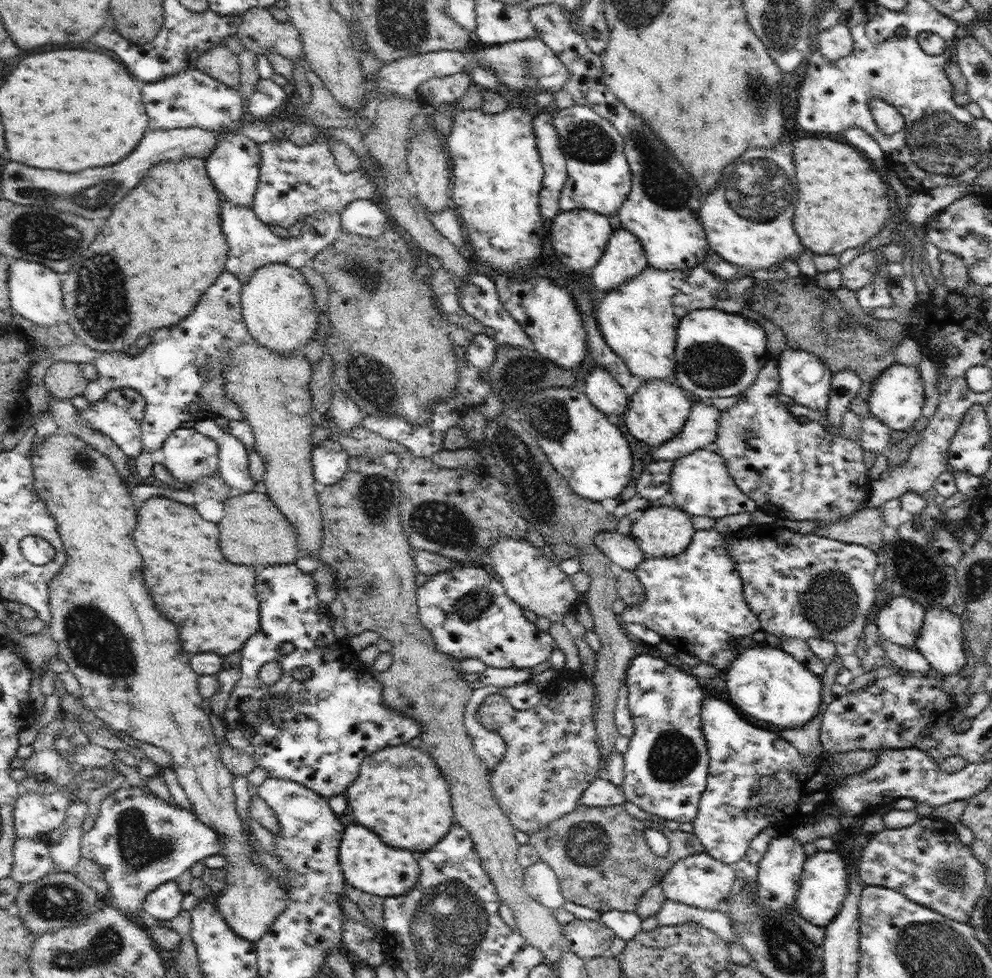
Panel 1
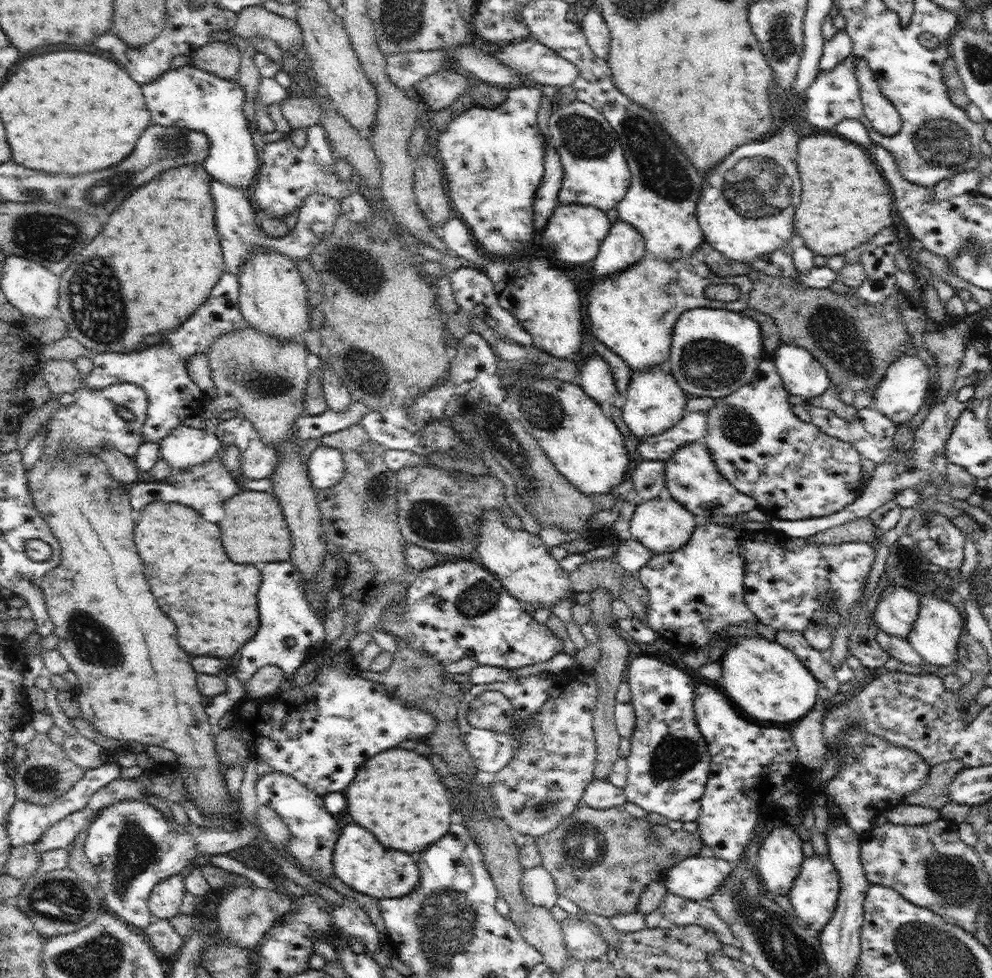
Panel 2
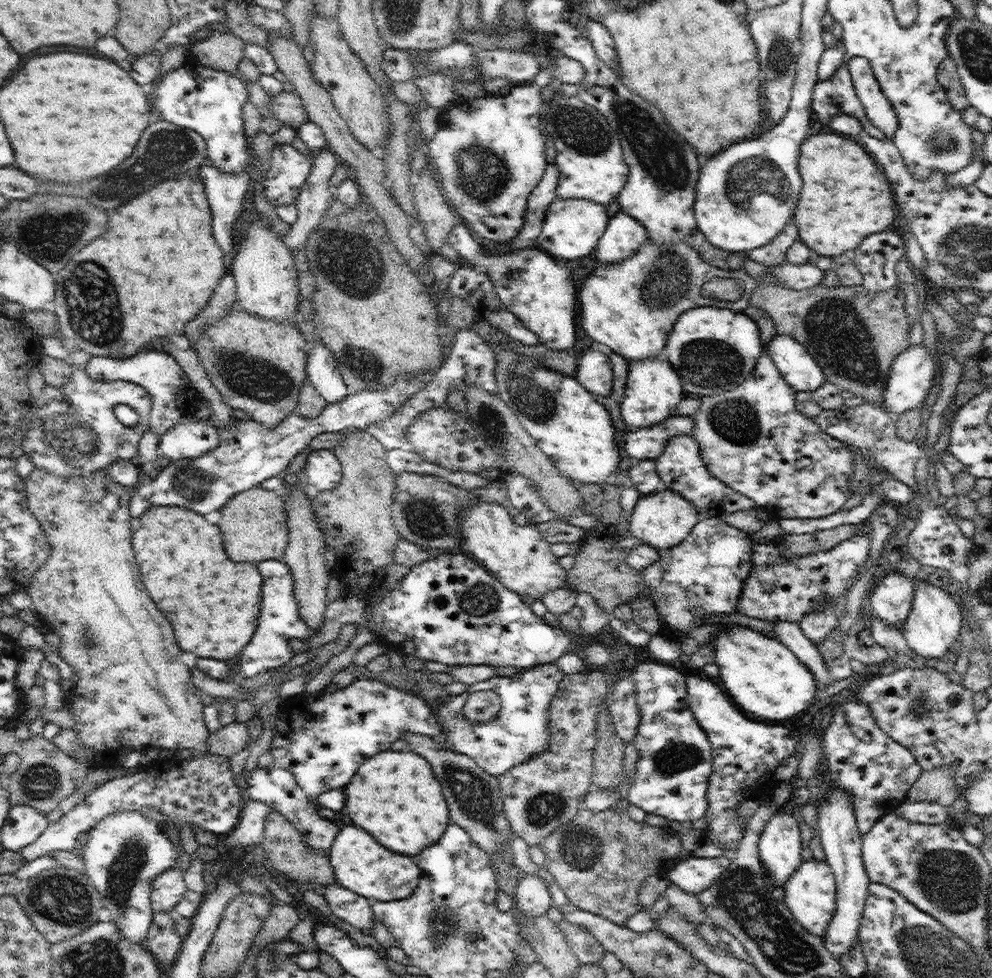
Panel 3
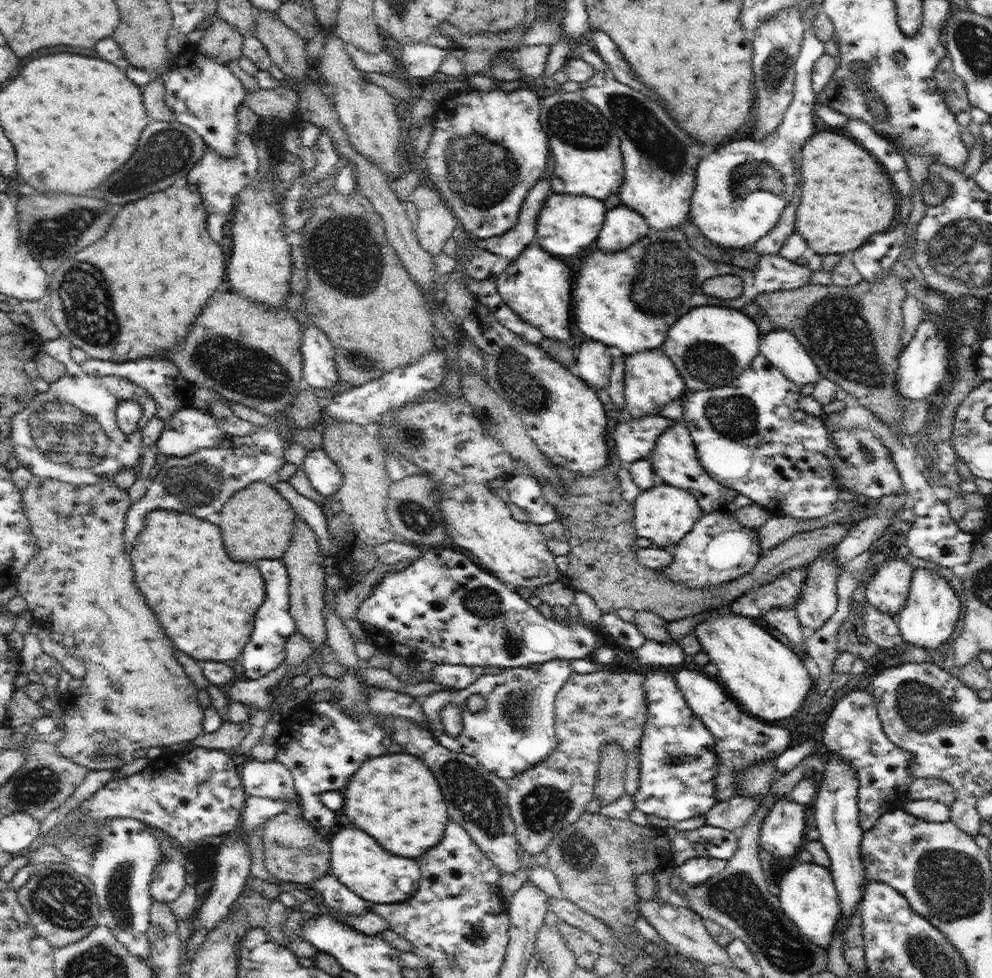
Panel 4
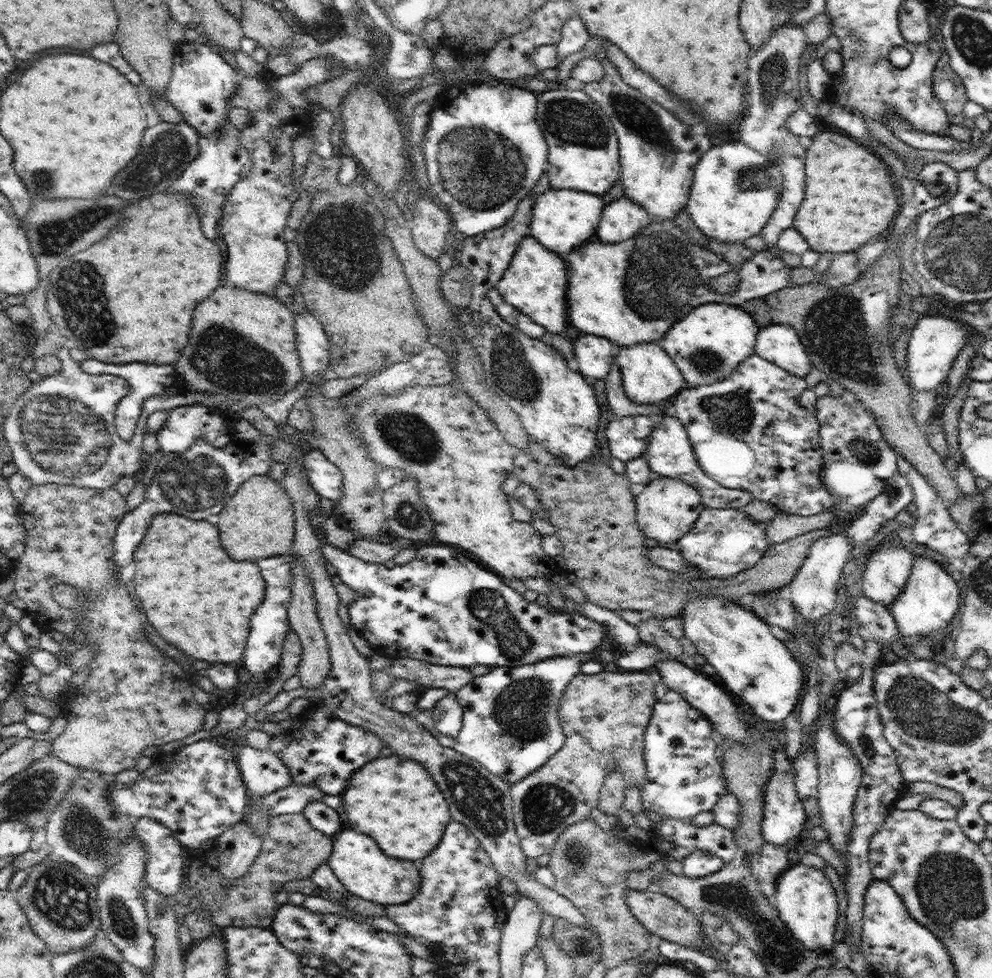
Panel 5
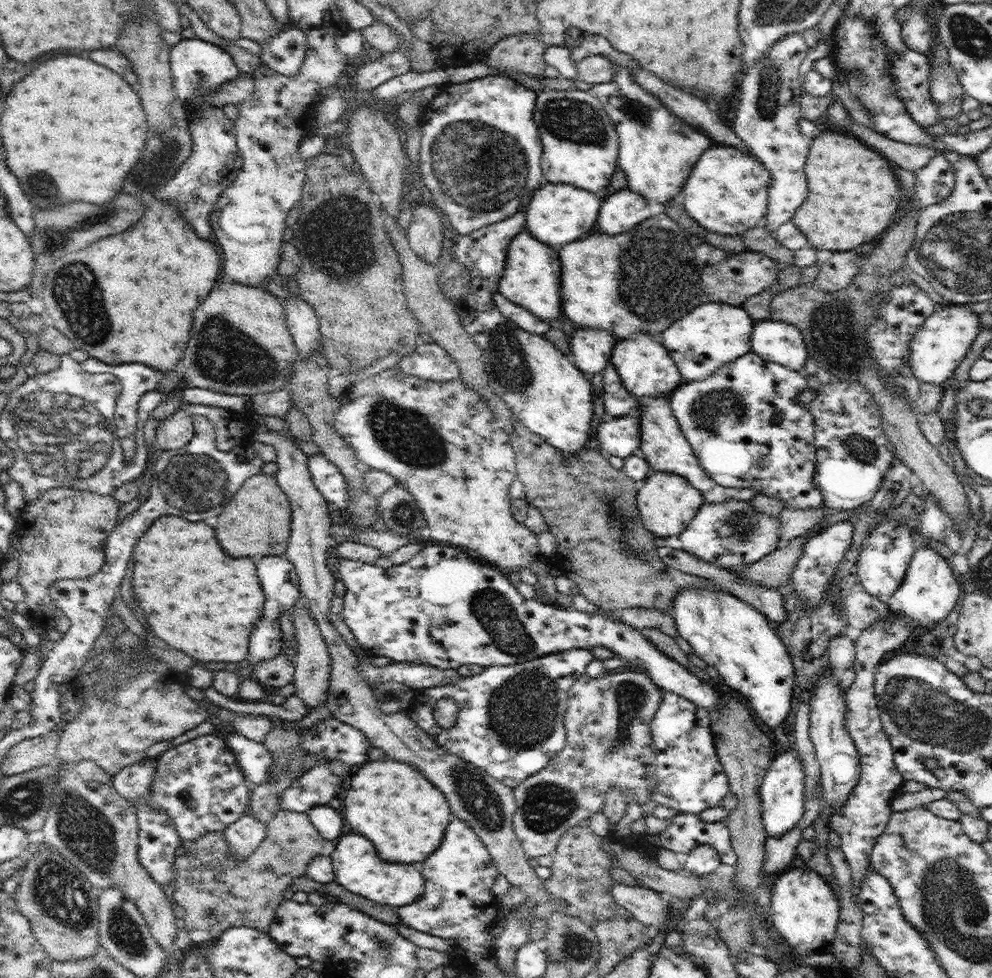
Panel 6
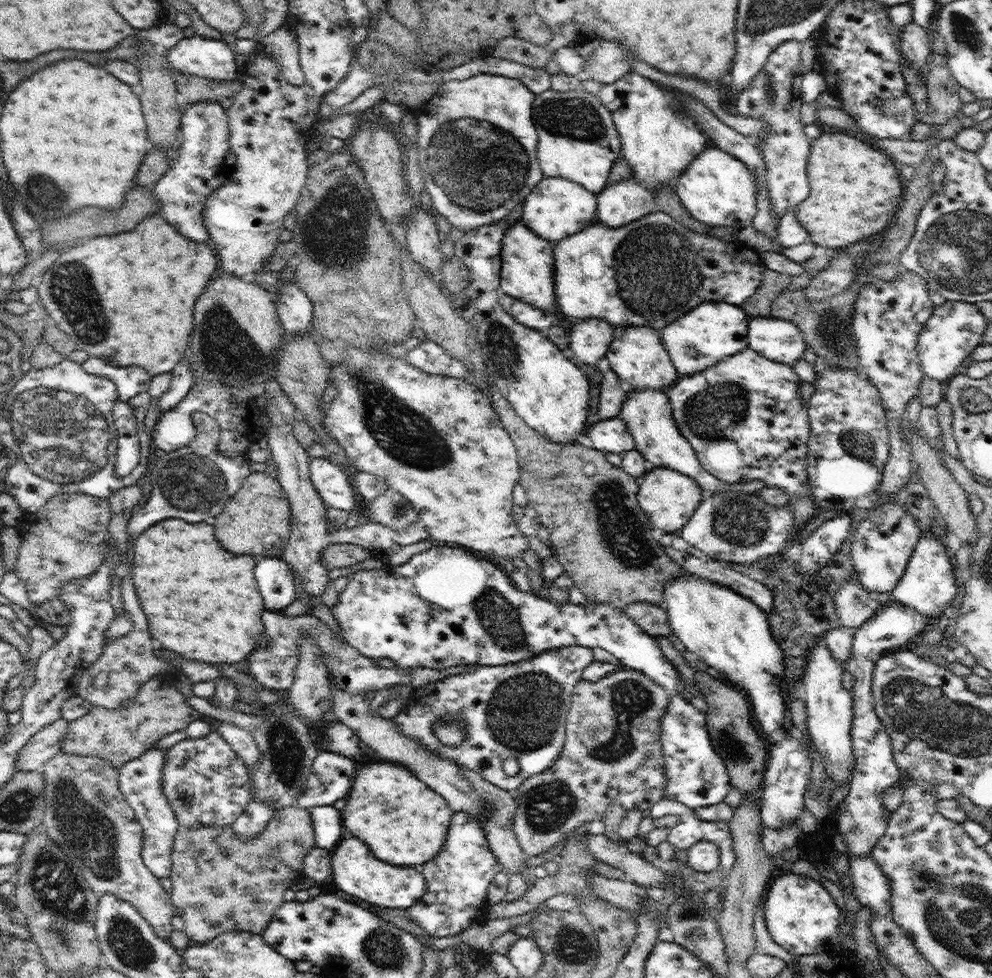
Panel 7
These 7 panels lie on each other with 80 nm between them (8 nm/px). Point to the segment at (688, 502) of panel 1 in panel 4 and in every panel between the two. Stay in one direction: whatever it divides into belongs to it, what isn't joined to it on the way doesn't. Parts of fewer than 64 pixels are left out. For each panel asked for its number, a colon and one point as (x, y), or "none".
2: (691, 475)
3: (681, 467)
4: (674, 459)

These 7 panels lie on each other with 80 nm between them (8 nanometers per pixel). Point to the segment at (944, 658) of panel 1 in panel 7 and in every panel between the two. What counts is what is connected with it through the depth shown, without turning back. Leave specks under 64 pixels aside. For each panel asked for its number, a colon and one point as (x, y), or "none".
2: (935, 635)
3: (934, 623)
4: (929, 617)
5: (931, 598)
6: (930, 591)
7: (928, 585)

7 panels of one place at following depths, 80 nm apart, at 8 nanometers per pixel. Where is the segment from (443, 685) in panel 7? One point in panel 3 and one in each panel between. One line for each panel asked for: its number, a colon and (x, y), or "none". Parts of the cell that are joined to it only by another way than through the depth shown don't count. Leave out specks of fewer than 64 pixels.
3: (520, 731)
4: (516, 730)
5: (510, 726)
6: (510, 721)

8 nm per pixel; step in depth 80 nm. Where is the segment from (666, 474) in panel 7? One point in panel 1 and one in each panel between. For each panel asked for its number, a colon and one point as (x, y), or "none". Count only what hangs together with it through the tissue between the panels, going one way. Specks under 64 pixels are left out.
1: (663, 531)
2: (663, 526)
3: (663, 519)
4: (664, 514)
5: (667, 508)
6: (667, 502)

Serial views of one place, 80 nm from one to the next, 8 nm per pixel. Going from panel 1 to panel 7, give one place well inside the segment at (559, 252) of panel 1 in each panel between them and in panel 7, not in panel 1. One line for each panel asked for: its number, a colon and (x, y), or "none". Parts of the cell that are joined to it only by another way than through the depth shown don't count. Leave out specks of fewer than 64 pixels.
2: (574, 232)
3: (572, 227)
4: (568, 225)
5: (563, 219)
6: (558, 213)
7: (557, 208)

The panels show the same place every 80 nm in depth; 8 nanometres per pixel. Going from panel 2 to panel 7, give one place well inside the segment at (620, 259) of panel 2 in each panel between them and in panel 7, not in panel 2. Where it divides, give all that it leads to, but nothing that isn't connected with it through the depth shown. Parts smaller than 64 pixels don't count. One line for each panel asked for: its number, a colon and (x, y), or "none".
3: (623, 237)
4: (622, 226)
5: (622, 219)
6: (624, 209)
7: (626, 201)

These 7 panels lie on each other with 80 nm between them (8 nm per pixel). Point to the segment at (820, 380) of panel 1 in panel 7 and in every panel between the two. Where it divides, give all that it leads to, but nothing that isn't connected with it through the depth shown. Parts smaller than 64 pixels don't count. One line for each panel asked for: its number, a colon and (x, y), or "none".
2: (802, 375)
3: (801, 371)
4: (780, 347)
5: (779, 343)
6: (780, 342)
7: (782, 341)

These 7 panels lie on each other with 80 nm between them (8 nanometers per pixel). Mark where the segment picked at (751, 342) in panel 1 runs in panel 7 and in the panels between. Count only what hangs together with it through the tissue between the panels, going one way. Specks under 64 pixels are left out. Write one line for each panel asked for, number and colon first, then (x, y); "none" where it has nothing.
2: (714, 352)
3: (713, 350)
4: (710, 345)
5: (707, 346)
6: (713, 334)
7: (712, 331)

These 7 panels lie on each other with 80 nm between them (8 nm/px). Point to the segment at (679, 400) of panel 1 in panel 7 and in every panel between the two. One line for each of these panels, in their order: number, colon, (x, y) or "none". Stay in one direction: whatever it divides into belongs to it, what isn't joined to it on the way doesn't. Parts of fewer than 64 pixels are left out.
2: (655, 402)
3: (653, 391)
4: (651, 380)
5: (649, 375)
6: (646, 370)
7: (637, 355)

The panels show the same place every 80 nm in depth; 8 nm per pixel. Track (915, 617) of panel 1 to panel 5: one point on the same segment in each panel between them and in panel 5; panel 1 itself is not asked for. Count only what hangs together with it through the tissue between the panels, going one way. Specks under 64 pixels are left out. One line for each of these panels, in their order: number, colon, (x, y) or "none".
2: (897, 610)
3: (891, 599)
4: (887, 590)
5: (886, 573)

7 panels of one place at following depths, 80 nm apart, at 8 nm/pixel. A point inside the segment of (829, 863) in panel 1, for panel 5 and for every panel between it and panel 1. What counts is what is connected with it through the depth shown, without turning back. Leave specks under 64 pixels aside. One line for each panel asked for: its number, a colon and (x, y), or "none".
2: (814, 895)
3: (810, 894)
4: (808, 895)
5: (806, 901)

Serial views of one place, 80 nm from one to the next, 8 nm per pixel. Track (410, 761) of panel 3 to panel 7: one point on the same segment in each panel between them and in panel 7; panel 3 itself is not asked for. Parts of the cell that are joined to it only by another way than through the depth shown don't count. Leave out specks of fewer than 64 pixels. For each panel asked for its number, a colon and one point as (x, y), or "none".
4: (395, 798)
5: (396, 802)
6: (391, 803)
7: (403, 821)

